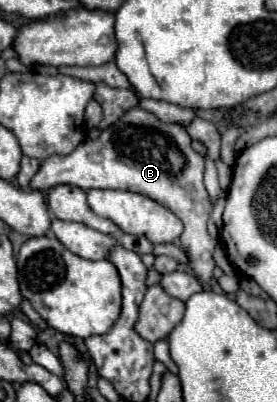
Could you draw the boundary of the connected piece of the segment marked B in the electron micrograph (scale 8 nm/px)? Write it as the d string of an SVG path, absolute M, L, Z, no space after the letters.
M139 107L125 111L111 127L101 131L97 139L87 139L75 147L69 155L53 155L41 163L39 173L33 177L33 189L49 189L61 183L75 185L83 191L87 189L125 189L135 191L157 203L163 203L171 209L183 223L181 247L189 257L193 273L207 287L207 281L213 277L215 261L213 251L217 239L207 231L207 219L211 213L211 203L207 189L203 185L205 159L191 147L191 135L179 123L163 123L153 113L147 113Z

